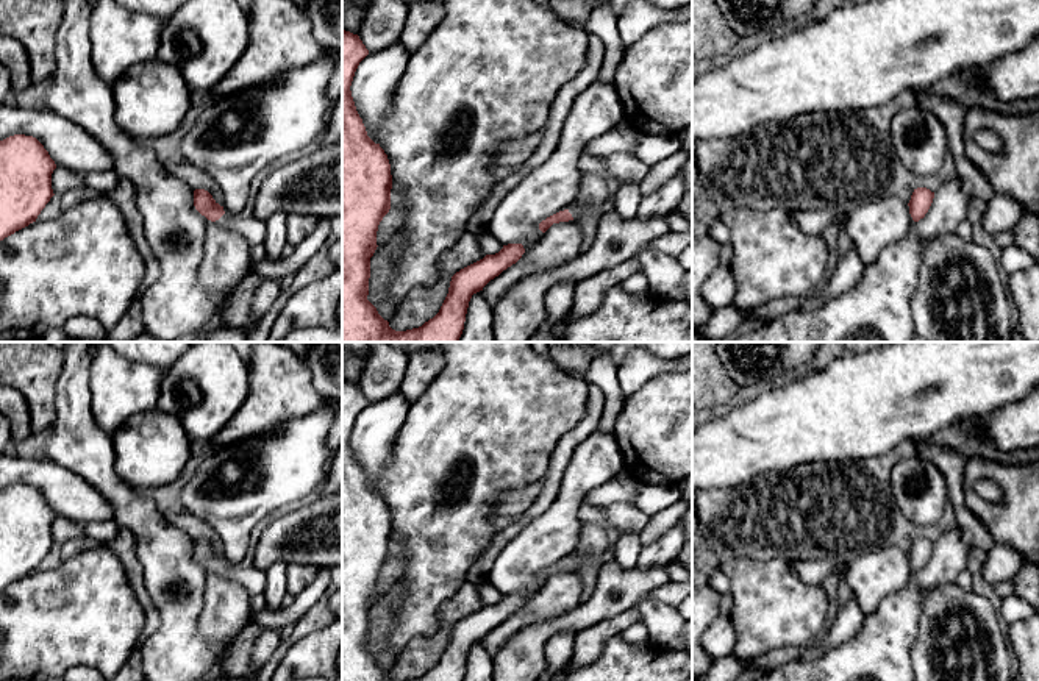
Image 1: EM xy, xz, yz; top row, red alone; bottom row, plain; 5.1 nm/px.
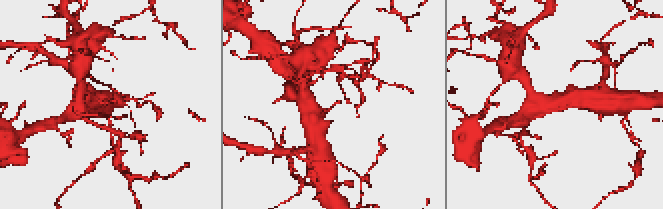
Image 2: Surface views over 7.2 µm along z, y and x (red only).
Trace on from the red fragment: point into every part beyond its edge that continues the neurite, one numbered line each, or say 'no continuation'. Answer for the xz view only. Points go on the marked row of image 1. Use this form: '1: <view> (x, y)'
1: xz (577, 210)

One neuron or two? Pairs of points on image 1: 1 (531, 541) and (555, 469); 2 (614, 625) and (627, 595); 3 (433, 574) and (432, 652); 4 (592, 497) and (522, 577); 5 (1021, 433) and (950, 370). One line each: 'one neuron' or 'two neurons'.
1: two neurons
2: two neurons
3: two neurons
4: two neurons
5: two neurons

